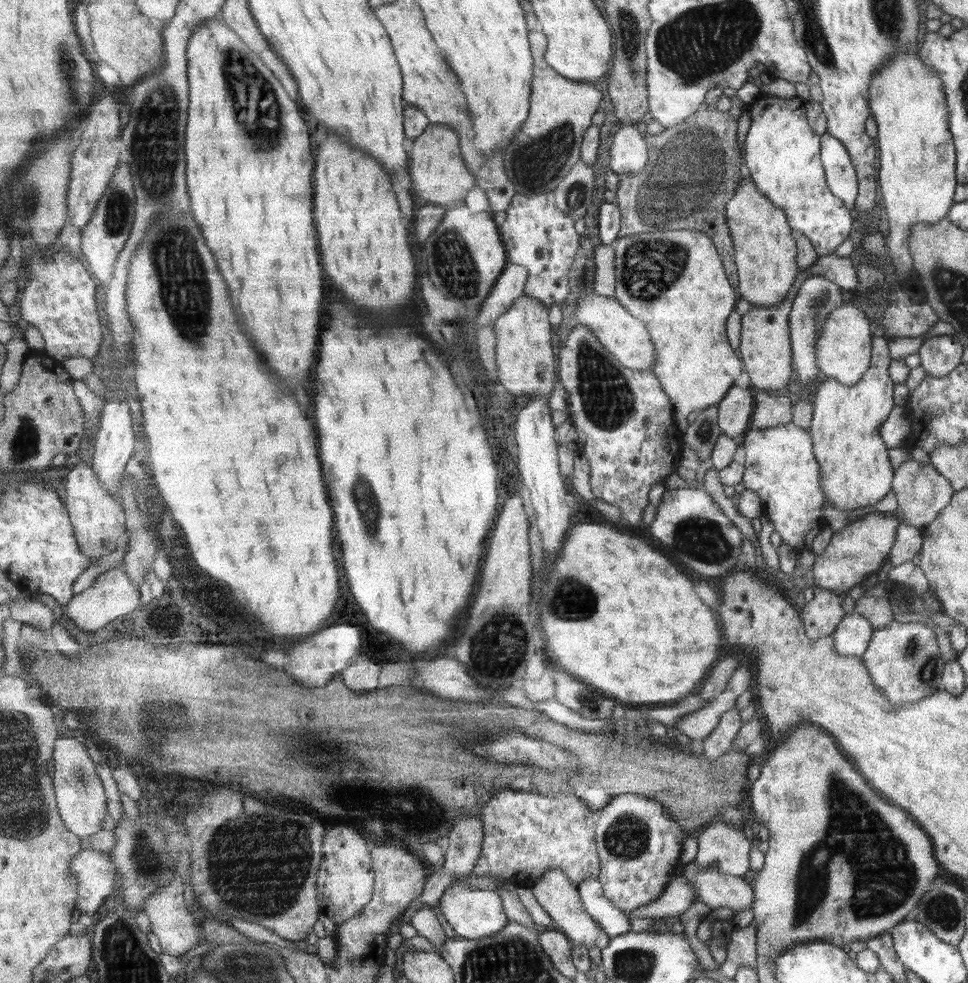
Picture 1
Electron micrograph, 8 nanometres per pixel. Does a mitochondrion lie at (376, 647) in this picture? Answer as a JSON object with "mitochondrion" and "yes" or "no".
{"mitochondrion":"no"}

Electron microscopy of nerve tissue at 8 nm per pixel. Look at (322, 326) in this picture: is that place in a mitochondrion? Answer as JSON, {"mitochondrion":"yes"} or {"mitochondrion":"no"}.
{"mitochondrion":"no"}

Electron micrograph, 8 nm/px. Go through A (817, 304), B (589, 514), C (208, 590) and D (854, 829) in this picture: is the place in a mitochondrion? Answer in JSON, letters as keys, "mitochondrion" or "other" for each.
{"A":"mitochondrion","B":"other","C":"other","D":"mitochondrion"}

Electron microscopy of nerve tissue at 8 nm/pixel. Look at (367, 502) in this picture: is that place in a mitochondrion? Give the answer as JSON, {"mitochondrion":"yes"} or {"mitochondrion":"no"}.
{"mitochondrion":"yes"}

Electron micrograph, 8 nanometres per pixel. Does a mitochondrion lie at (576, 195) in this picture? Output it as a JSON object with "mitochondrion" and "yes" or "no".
{"mitochondrion":"yes"}

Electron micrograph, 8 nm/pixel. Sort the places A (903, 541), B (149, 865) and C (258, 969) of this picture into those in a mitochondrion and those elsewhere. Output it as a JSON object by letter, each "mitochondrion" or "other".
{"A":"other","B":"mitochondrion","C":"mitochondrion"}

